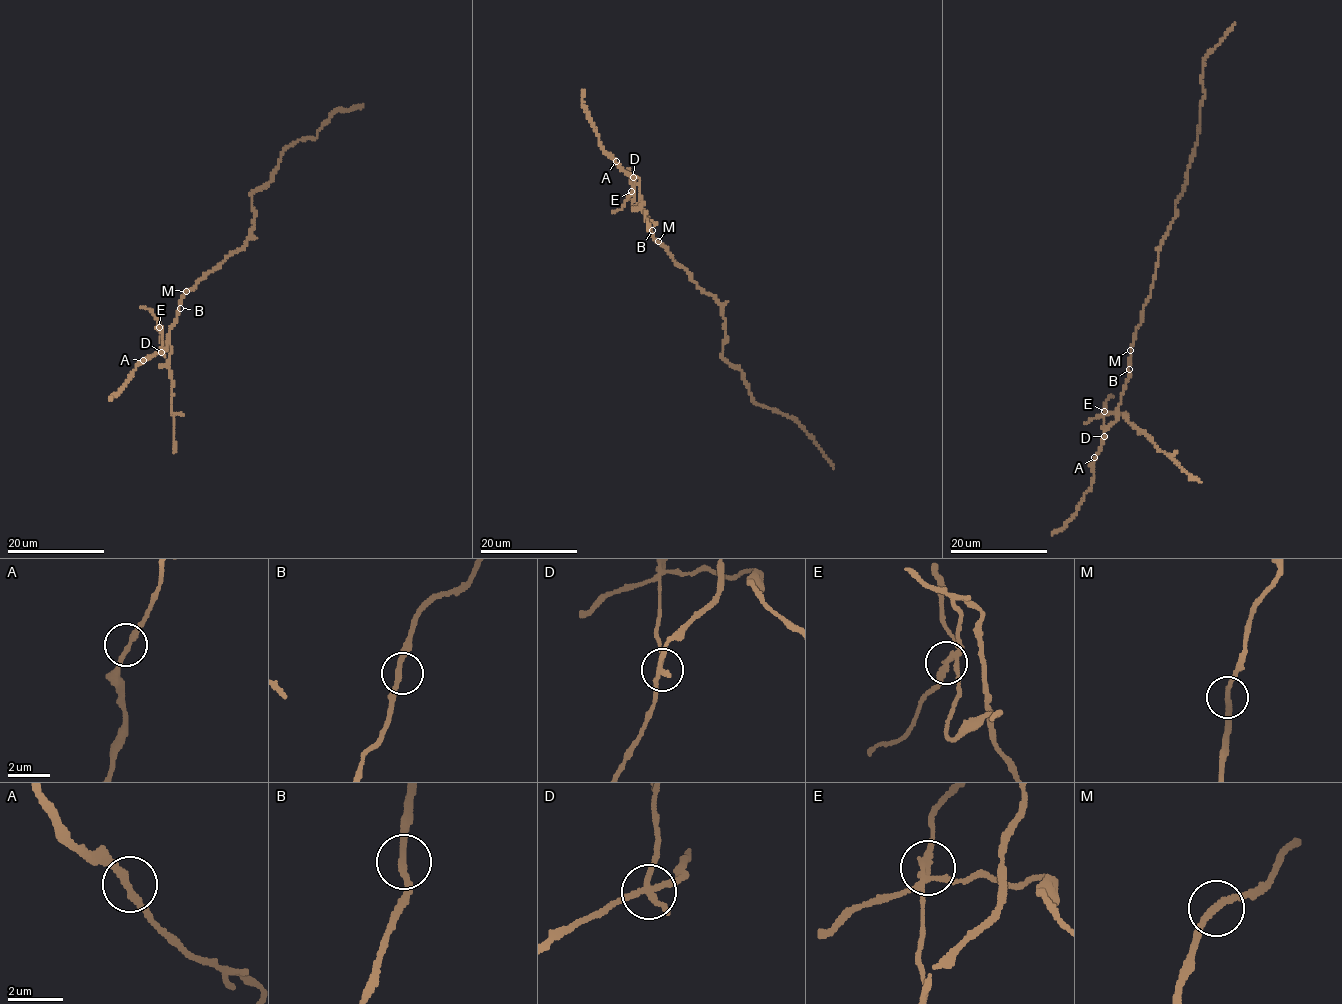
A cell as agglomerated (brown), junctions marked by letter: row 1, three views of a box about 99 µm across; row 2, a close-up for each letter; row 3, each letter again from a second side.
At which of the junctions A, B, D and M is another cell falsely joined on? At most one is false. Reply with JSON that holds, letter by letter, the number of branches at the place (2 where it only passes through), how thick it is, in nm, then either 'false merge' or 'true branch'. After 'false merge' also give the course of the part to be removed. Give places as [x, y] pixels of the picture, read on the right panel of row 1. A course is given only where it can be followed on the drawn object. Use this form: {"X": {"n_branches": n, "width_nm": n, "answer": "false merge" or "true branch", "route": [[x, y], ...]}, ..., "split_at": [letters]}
{"A": {"n_branches": 2, "width_nm": 240, "answer": "true branch"}, "B": {"n_branches": 2, "width_nm": 240, "answer": "true branch"}, "D": {"n_branches": 3, "width_nm": 200, "answer": "false merge", "route": [[1104, 436], [1103, 414], [1125, 414], [1126, 419], [1201, 481]]}, "M": {"n_branches": 2, "width_nm": 240, "answer": "true branch"}, "split_at": ["D"]}

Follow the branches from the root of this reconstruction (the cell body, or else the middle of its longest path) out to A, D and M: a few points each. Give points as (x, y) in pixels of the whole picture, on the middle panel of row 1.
A: (691, 277), (655, 239), (641, 204), (639, 180), (627, 174), (616, 161)
D: (691, 277), (655, 239), (641, 204), (639, 180), (633, 177)
M: (691, 277), (658, 241)

